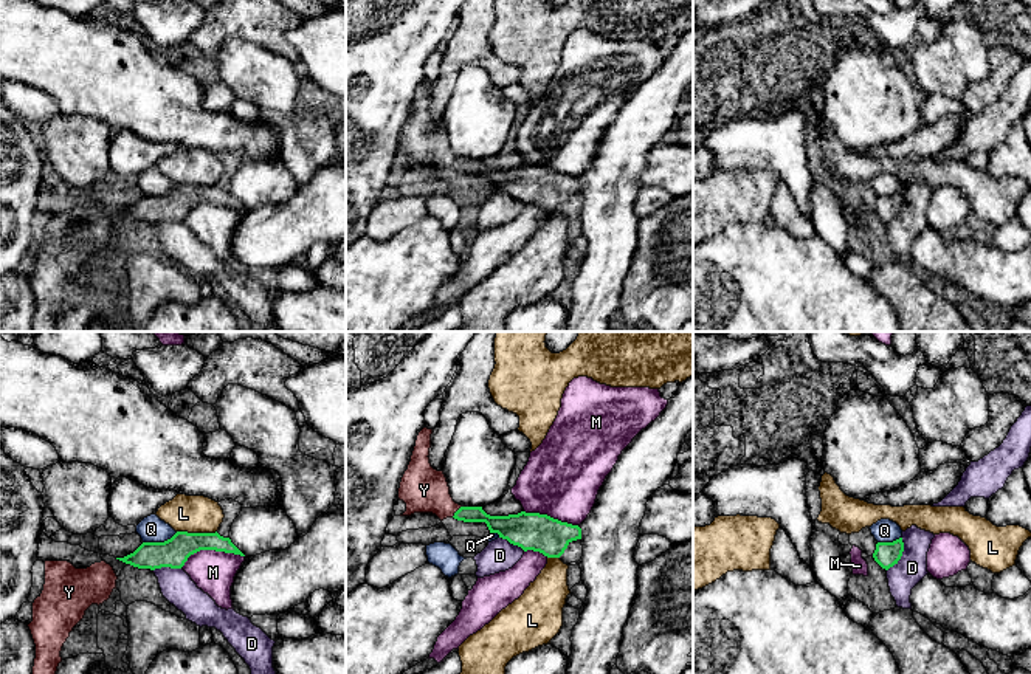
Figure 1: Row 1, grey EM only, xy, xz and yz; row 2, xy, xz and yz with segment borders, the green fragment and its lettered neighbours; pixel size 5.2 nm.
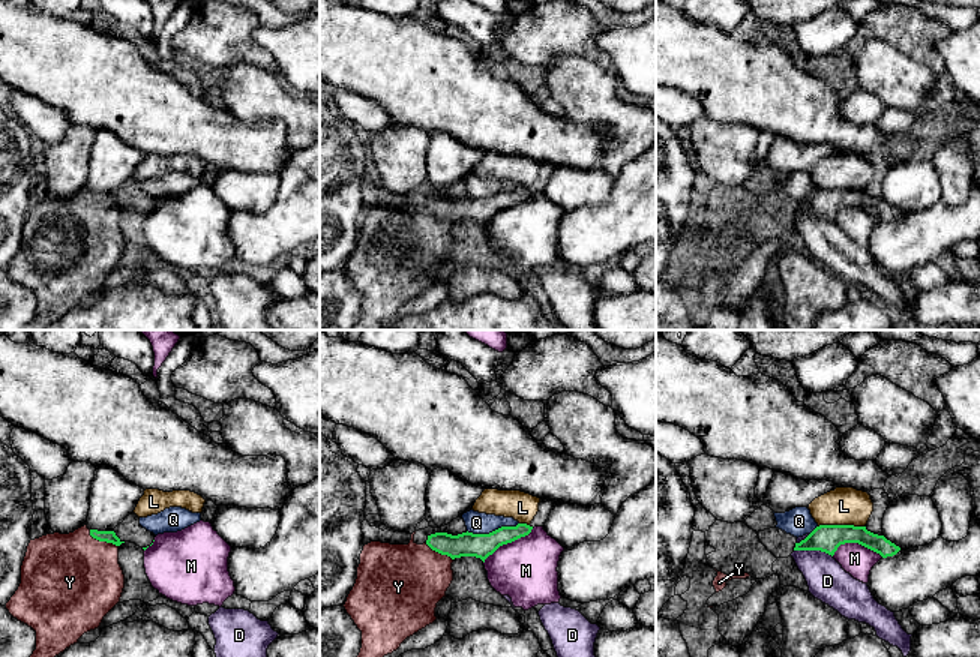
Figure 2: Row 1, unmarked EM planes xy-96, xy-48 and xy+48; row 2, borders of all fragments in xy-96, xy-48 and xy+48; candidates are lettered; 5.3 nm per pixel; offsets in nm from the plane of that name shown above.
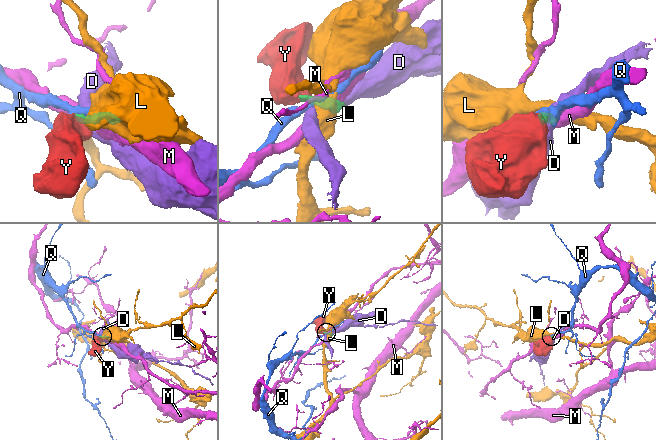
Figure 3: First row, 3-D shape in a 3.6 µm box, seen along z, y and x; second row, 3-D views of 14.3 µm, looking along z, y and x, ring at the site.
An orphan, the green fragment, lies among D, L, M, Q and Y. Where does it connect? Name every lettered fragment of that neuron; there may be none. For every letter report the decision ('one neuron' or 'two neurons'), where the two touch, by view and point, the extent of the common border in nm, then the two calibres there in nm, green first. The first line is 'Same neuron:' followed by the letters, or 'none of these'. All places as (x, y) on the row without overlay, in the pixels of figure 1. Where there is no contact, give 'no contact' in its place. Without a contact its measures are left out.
Same neuron: Y
D: two neurons; meets green in yz at (901, 208); contact 190 nm long; 130 nm thick on the green side, 160 nm on the other
L: two neurons; meets green in xy at (197, 186); contact 200 nm long; 150 nm thick on the green side, 190 nm on the other
M: two neurons; meets green in xy at (211, 202); contact 340 nm long; 150 nm thick on the green side, 220 nm on the other
Q: two neurons; meets green in xy at (160, 196); contact 190 nm long; 150 nm thick on the green side, 140 nm on the other
Y: one neuron; meets green in xz at (456, 165); contact 80 nm long; 100 nm thick on the green side, 240 nm on the other

